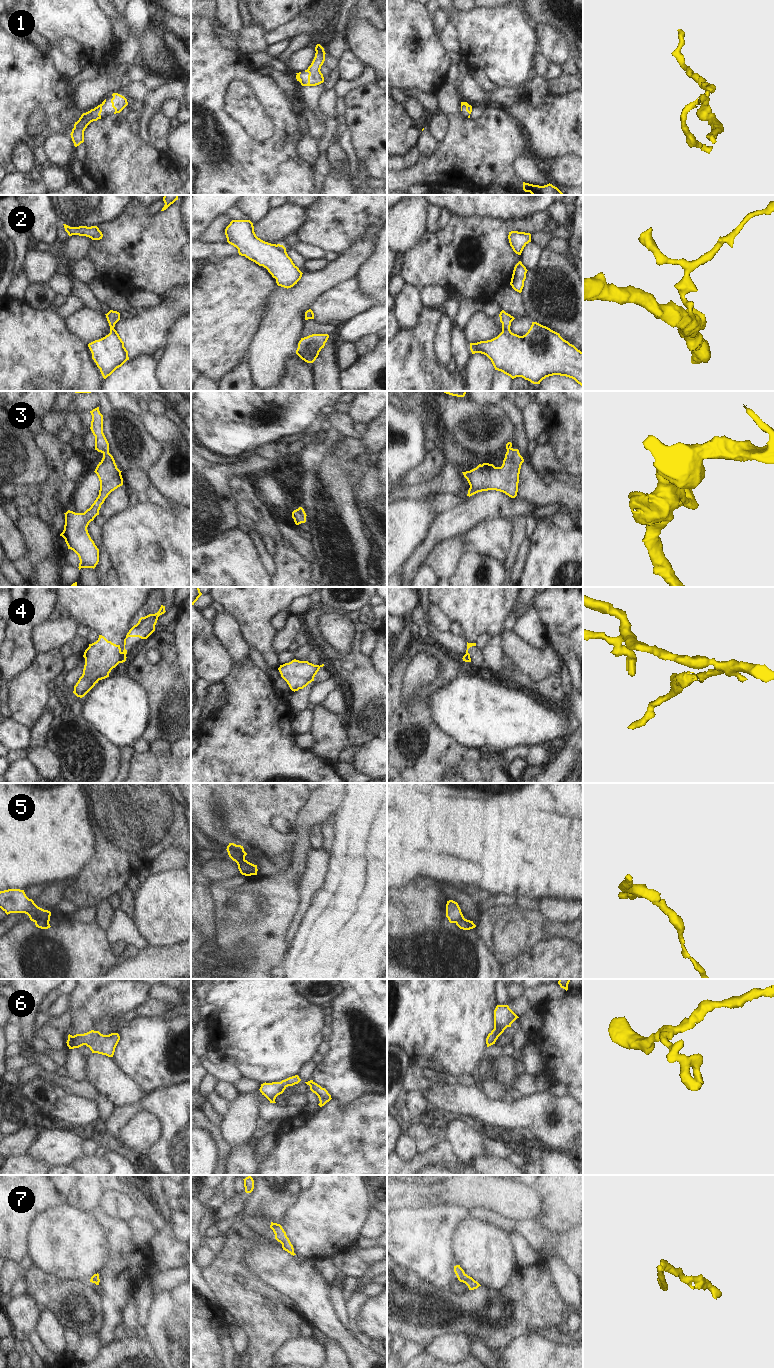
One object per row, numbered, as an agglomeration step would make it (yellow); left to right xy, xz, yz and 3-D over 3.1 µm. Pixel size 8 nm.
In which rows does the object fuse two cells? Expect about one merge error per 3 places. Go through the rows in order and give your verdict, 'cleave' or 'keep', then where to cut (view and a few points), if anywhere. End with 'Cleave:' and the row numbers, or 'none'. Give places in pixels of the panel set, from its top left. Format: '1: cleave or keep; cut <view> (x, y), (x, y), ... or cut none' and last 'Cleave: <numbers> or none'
1: keep; cut none
2: keep; cut none
3: keep; cut none
4: cleave; cut xy (122, 652), (125, 655)
5: cleave; cut xz (230, 857), (233, 854), (238, 854), (244, 858)
6: keep; cut none
7: keep; cut none
Cleave: 4, 5

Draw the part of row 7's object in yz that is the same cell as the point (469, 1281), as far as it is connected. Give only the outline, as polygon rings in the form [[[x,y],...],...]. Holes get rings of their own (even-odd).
[[[460,1265],[454,1266],[454,1272],[460,1282],[465,1283],[469,1290],[477,1289],[481,1286],[477,1281],[475,1281],[472,1277],[468,1276],[464,1270],[460,1267]]]

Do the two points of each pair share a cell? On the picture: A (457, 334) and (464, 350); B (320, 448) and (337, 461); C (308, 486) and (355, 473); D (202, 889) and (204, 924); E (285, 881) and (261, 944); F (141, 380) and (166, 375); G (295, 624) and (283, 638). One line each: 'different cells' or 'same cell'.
A: same cell
B: different cells
C: different cells
D: same cell
E: same cell
F: different cells
G: same cell

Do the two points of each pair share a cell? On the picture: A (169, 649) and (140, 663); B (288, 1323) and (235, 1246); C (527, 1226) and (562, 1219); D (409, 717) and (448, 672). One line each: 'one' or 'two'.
A: one
B: one
C: two
D: one

